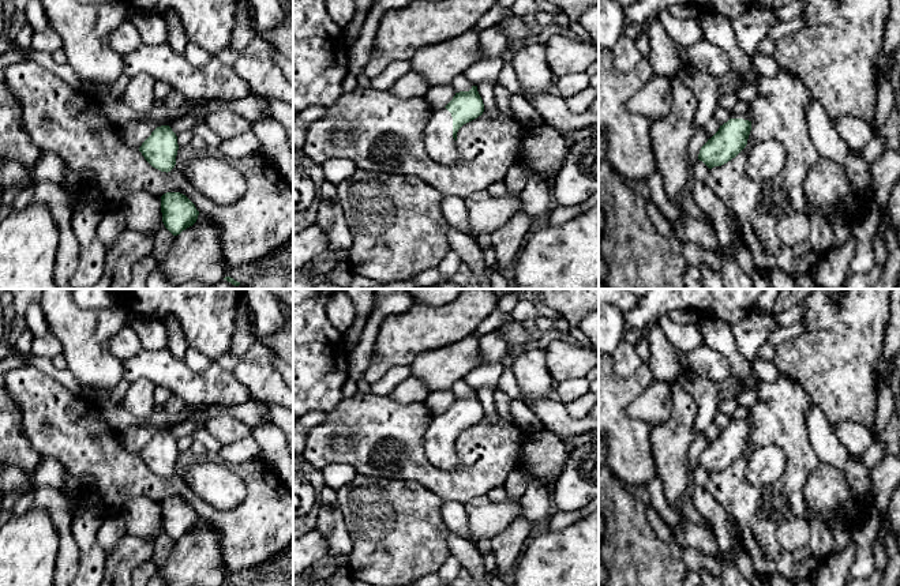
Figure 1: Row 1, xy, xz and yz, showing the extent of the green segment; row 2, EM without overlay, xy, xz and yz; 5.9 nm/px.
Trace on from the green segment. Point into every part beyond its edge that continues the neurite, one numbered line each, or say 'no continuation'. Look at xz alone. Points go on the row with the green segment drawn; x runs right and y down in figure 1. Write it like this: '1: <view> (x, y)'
1: xz (438, 139)

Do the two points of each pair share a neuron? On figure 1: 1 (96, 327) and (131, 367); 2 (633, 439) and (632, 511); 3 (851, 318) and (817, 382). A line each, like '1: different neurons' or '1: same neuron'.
1: different neurons
2: different neurons
3: same neuron

